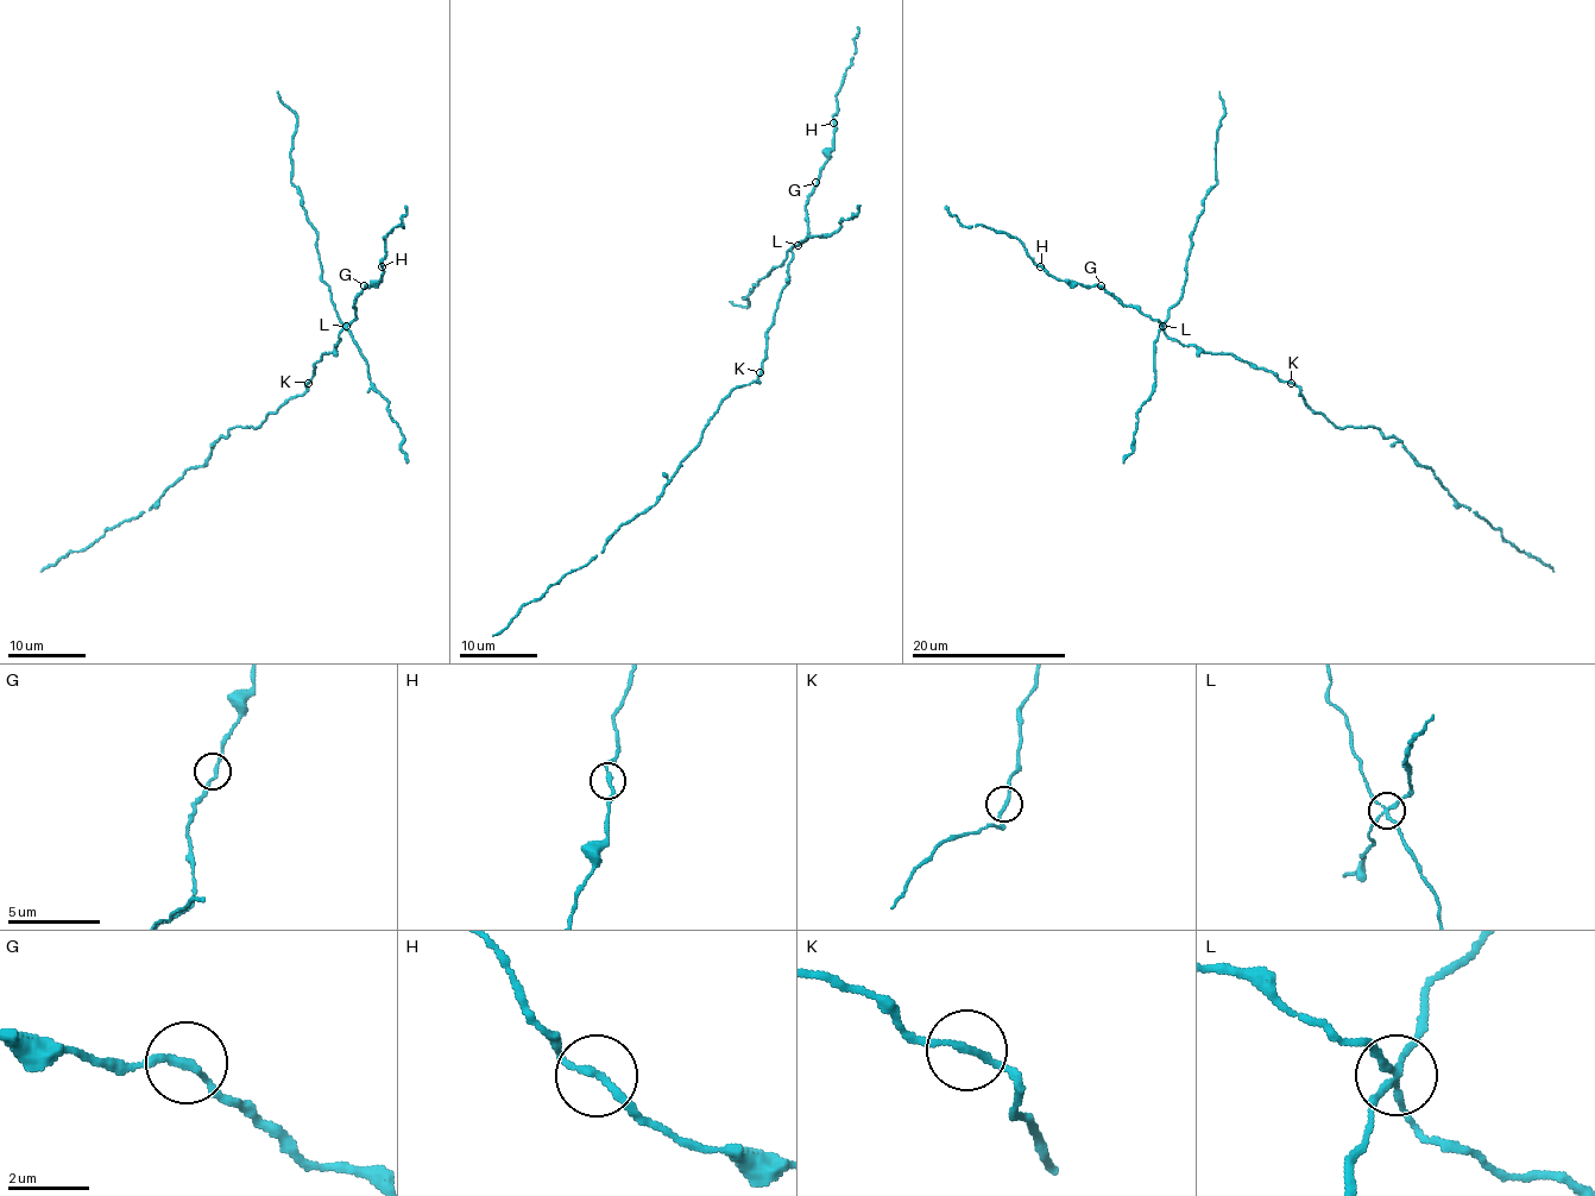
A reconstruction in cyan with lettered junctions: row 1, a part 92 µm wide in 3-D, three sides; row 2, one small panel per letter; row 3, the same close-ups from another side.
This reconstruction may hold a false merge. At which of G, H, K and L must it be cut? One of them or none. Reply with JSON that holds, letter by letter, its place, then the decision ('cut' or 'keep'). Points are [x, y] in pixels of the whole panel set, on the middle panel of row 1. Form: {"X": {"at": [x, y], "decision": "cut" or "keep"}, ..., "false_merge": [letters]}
{"G": {"at": [815, 182], "decision": "keep"}, "H": {"at": [833, 123], "decision": "keep"}, "K": {"at": [760, 372], "decision": "keep"}, "L": {"at": [798, 245], "decision": "cut"}, "false_merge": ["L"]}

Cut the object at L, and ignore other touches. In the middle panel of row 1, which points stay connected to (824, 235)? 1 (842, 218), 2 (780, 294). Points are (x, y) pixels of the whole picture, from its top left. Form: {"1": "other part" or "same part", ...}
{"1": "same part", "2": "other part"}

